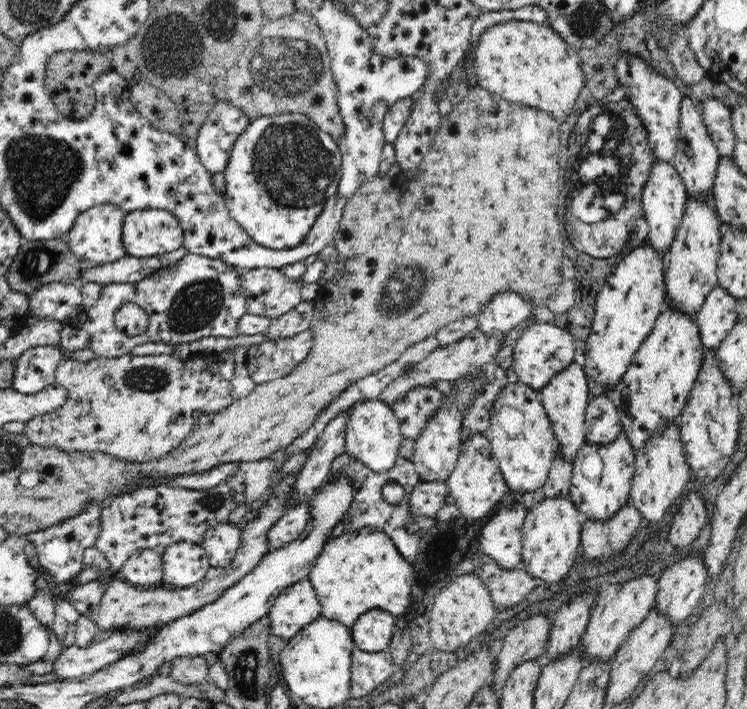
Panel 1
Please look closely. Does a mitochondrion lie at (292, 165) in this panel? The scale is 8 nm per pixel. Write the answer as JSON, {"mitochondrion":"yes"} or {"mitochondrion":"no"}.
{"mitochondrion":"yes"}

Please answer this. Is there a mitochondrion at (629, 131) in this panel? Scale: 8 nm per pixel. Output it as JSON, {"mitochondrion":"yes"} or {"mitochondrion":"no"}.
{"mitochondrion":"yes"}

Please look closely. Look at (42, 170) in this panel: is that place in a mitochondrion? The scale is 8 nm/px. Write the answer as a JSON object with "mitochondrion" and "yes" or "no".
{"mitochondrion":"yes"}

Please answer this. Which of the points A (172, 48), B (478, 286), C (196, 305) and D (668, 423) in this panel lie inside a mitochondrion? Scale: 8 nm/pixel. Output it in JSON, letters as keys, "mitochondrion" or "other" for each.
{"A":"mitochondrion","B":"other","C":"mitochondrion","D":"other"}

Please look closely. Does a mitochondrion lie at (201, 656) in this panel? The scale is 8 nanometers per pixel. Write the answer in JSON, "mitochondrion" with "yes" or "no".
{"mitochondrion":"no"}

